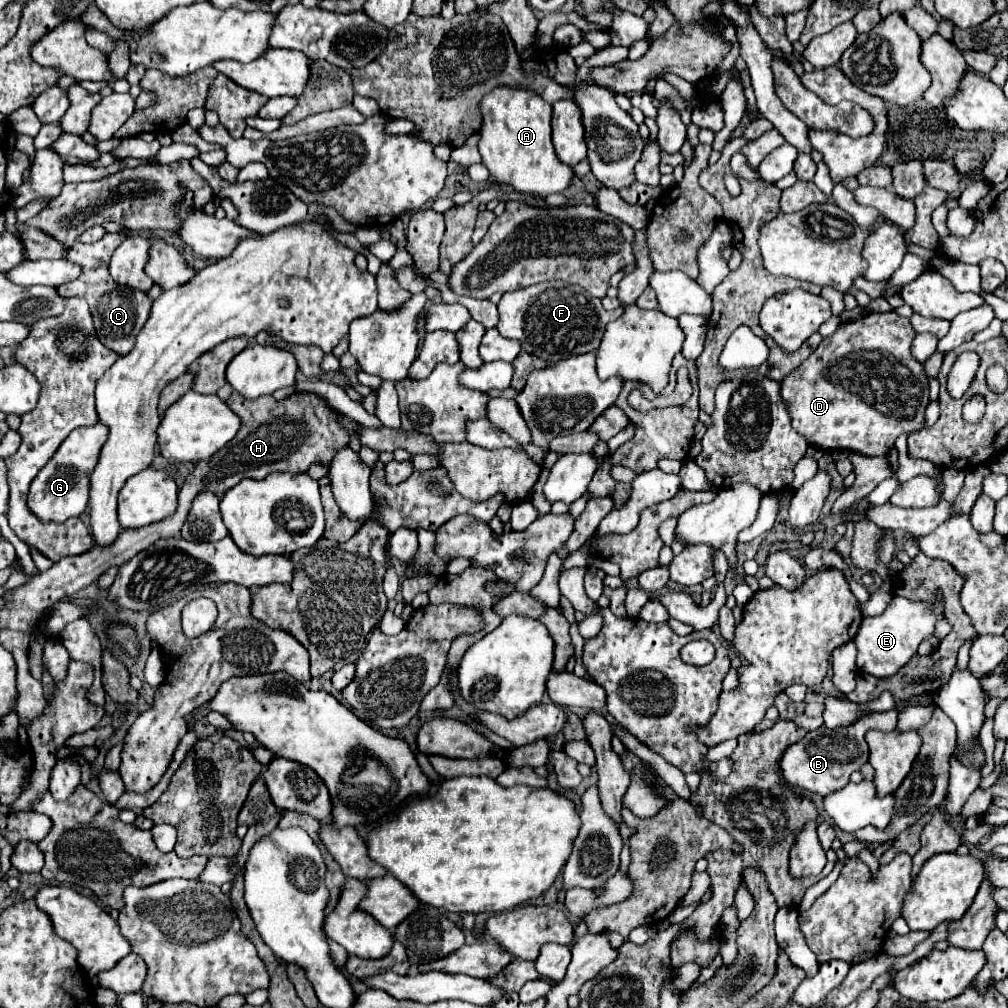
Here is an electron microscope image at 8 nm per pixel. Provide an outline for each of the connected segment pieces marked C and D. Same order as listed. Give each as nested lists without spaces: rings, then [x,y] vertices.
[[[106,234],[104,238],[100,238],[98,242],[94,242],[90,246],[76,242],[70,248],[70,252],[66,254],[66,260],[80,264],[82,276],[74,282],[58,286],[58,292],[62,292],[62,296],[78,296],[88,302],[98,340],[120,356],[126,356],[132,350],[134,340],[136,340],[138,332],[142,330],[144,322],[148,320],[150,306],[152,306],[152,300],[144,292],[138,292],[138,296],[114,294],[118,290],[118,284],[112,280],[112,276],[108,272],[108,262],[110,262],[110,256],[114,254],[114,250],[118,248],[118,244],[122,244],[124,240],[126,240],[124,234]]]
[[[894,310],[886,312],[886,314],[868,314],[866,318],[858,318],[858,320],[852,320],[852,322],[842,322],[838,326],[838,330],[834,332],[834,336],[830,338],[824,338],[822,344],[818,346],[818,350],[806,360],[802,362],[794,372],[790,372],[786,376],[786,380],[782,382],[782,390],[780,390],[780,396],[782,396],[782,402],[786,404],[786,410],[792,418],[792,428],[802,434],[808,444],[816,444],[820,446],[822,450],[854,450],[854,452],[860,452],[864,456],[880,456],[880,454],[888,454],[890,448],[894,448],[894,442],[900,434],[906,434],[906,432],[916,432],[922,428],[924,424],[924,408],[928,404],[928,378],[924,374],[924,368],[918,360],[914,360],[914,356],[910,354],[910,344],[914,340],[916,332],[910,324],[908,318],[902,318],[898,316]]]

